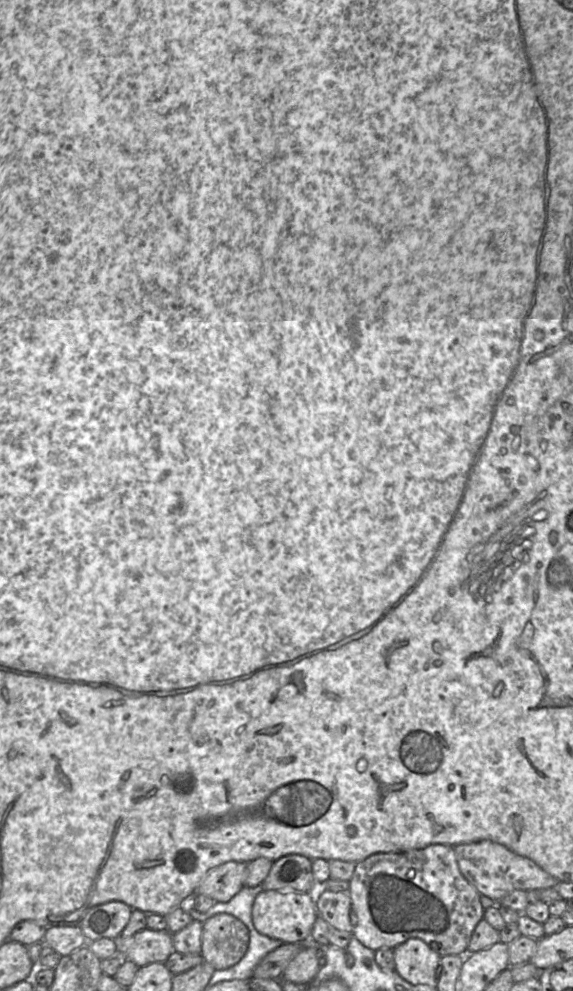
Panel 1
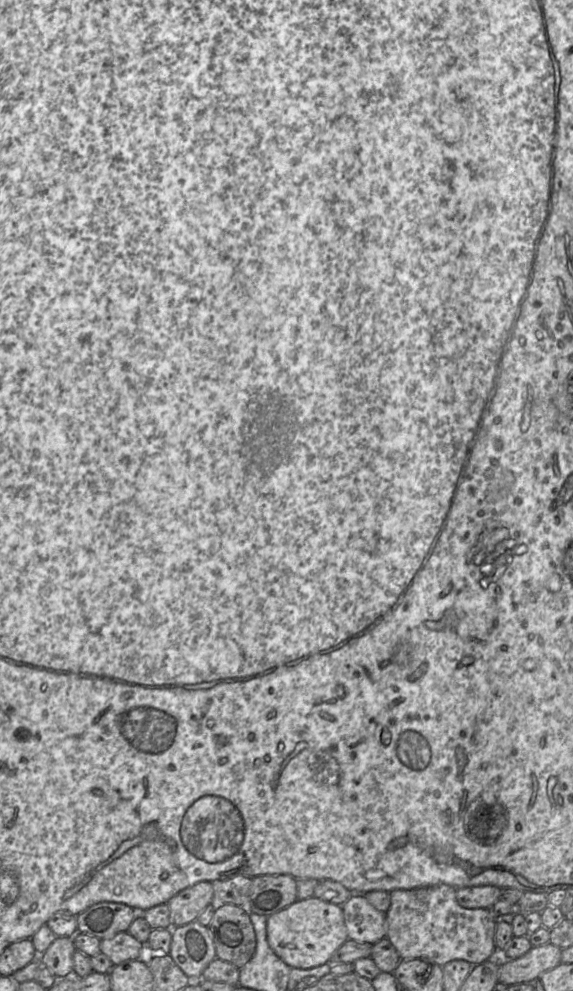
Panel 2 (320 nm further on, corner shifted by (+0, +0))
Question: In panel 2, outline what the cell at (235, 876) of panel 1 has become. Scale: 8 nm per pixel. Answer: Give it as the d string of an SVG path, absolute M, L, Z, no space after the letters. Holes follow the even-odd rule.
M199 882L180 891L166 903L171 914L171 926L179 927L196 921L200 913L213 903L211 882Z

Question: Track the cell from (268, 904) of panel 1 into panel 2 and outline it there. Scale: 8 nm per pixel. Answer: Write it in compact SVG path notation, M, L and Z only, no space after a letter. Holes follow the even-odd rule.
M314 896L297 900L267 917L267 941L273 952L289 967L309 969L329 962L334 952L348 940L342 905Z

